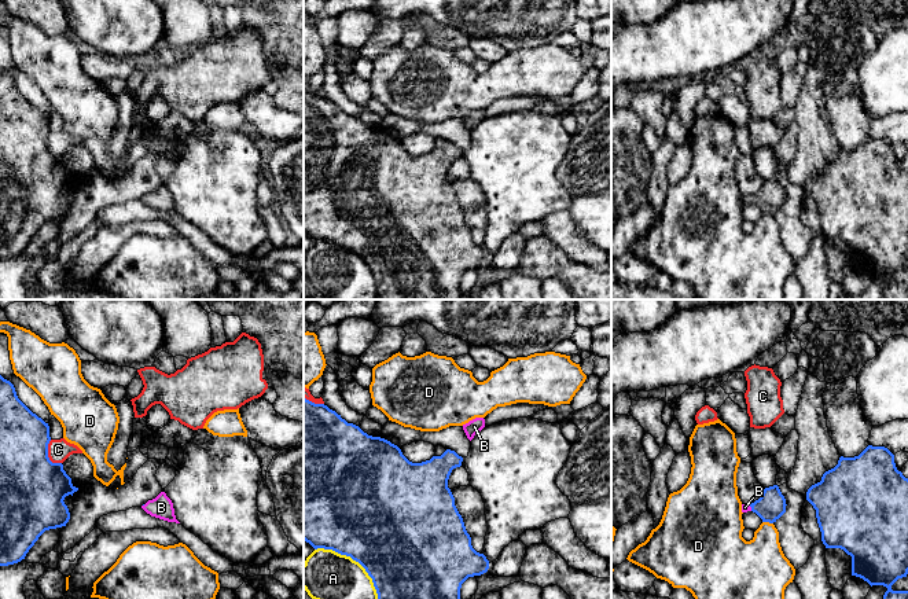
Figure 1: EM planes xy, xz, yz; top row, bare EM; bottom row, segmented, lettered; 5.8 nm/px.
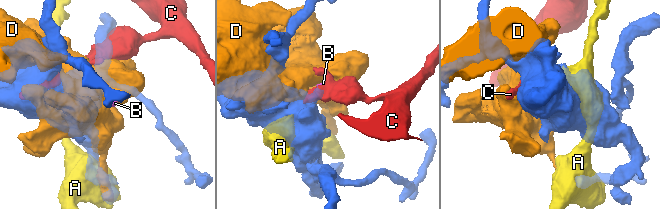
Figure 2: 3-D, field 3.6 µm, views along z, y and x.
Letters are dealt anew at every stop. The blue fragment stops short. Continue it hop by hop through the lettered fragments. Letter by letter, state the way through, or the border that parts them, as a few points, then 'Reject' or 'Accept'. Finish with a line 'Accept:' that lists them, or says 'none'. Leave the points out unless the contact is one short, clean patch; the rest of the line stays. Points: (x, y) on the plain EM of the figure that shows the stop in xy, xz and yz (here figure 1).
A: Reject
B: Path across: yz (771, 198), (750, 198), (745, 199). Accept
C: Reject
D: Reject
Accept: B

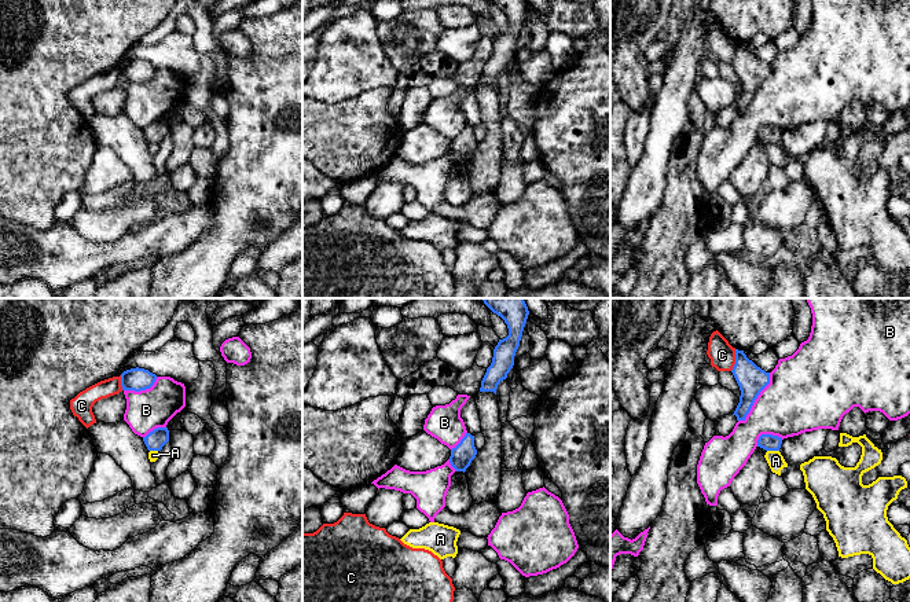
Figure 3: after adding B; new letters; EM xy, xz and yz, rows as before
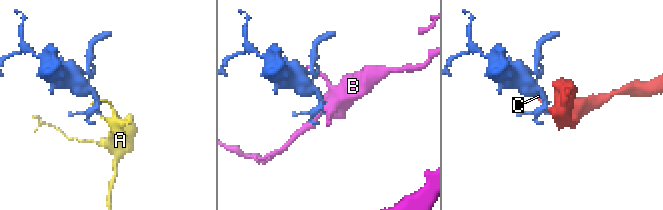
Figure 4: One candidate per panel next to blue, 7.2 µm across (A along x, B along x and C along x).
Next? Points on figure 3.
A: Boundary: yz (767, 142), (778, 143). Reject
B: Reject
C: Boundary: yz (736, 41), (736, 55), (730, 62). Reject
Accept: none

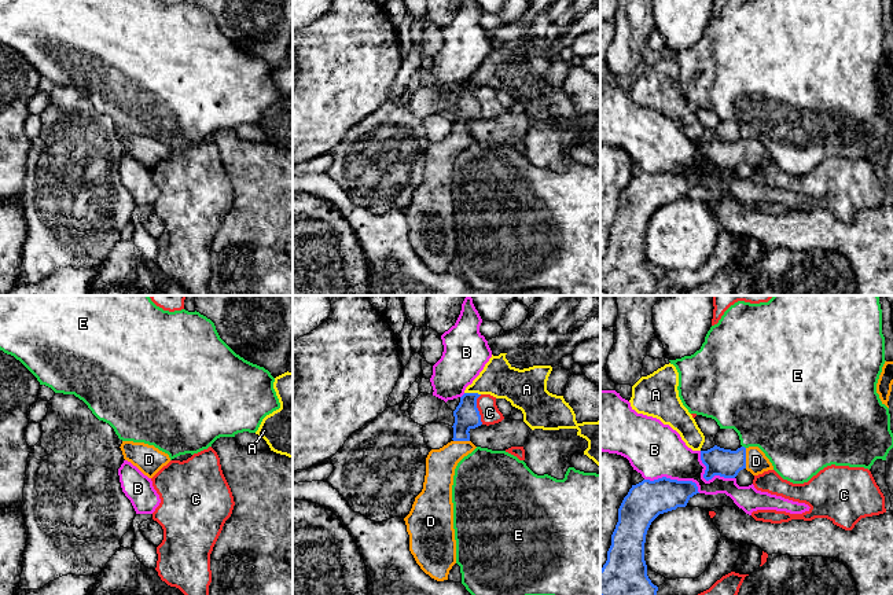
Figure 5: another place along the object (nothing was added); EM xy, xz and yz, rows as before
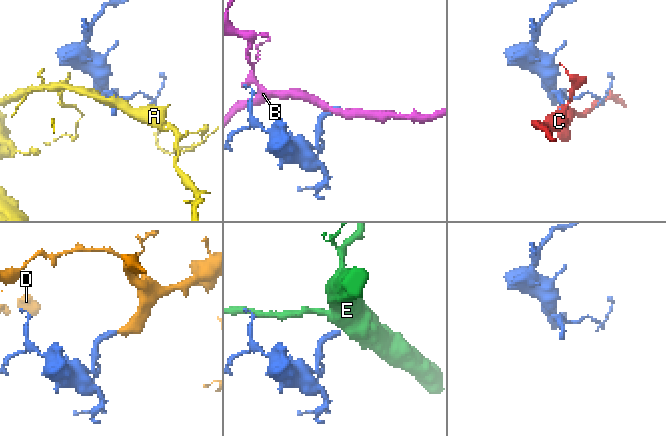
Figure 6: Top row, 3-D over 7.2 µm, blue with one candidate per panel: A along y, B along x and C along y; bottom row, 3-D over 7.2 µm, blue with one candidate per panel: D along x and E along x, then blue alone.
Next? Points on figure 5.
A: Boundary: xz (465, 84), (477, 84), (480, 87). Reject
B: Reject
C: Reject
D: Accept
E: Boundary: yz (742, 138), (745, 140). Reject
Accept: D

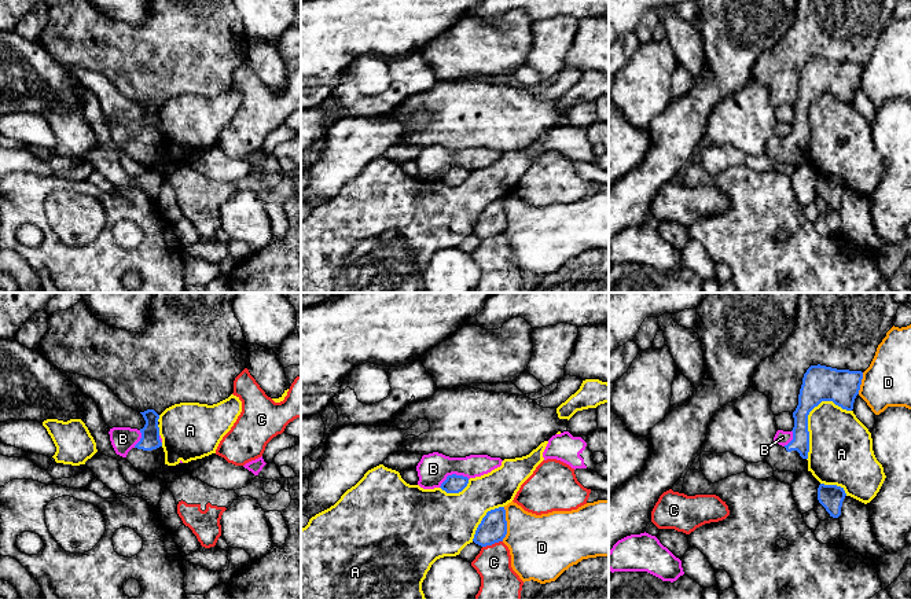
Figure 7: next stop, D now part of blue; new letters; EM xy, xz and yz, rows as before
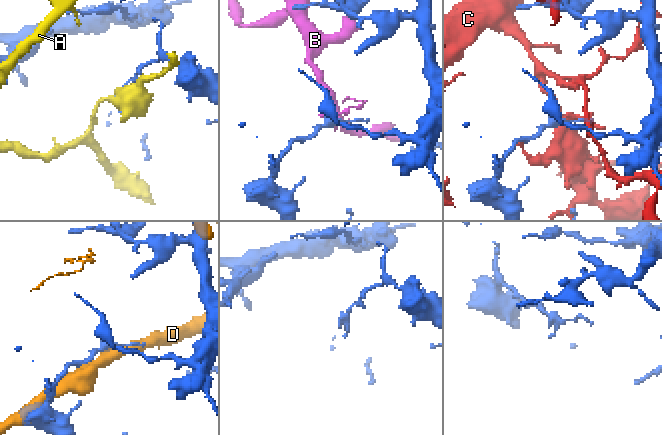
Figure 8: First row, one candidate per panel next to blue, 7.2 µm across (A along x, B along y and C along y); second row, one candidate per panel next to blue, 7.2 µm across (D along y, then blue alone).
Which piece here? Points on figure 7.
A: Reject
B: Boundary: xz (469, 171), (460, 166), (450, 166), (439, 179). Reject
C: Reject
D: Reject
Accept: none

